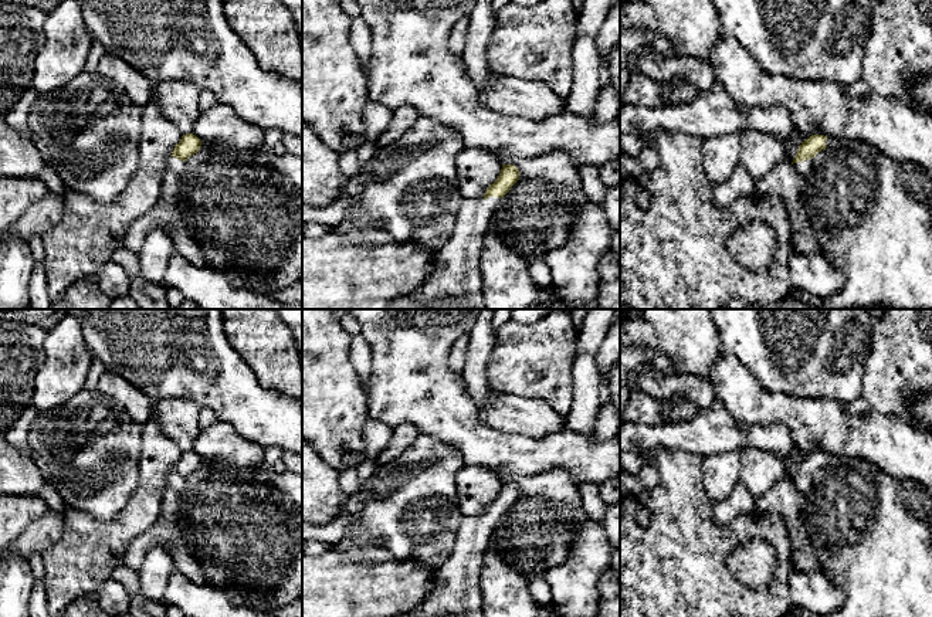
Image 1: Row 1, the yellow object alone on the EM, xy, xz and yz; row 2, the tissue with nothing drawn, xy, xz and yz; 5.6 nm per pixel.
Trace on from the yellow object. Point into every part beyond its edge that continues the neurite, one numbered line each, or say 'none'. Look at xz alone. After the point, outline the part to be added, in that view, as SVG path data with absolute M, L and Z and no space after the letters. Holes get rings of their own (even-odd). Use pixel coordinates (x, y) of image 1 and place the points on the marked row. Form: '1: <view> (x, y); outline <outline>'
1: xz (454, 281); outline M499 197L462 201L451 238L436 251L436 260L417 289L393 299L386 309L487 309L479 258L484 238Z

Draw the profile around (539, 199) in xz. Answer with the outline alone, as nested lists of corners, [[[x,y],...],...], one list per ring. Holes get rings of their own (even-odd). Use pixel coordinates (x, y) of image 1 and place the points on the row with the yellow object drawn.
[[[519,179],[494,214],[496,231],[528,262],[533,255],[548,257],[573,226],[572,199],[569,189],[553,190],[545,180]]]

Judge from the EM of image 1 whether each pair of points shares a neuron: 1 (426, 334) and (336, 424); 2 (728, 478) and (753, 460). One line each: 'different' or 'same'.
1: different
2: different

